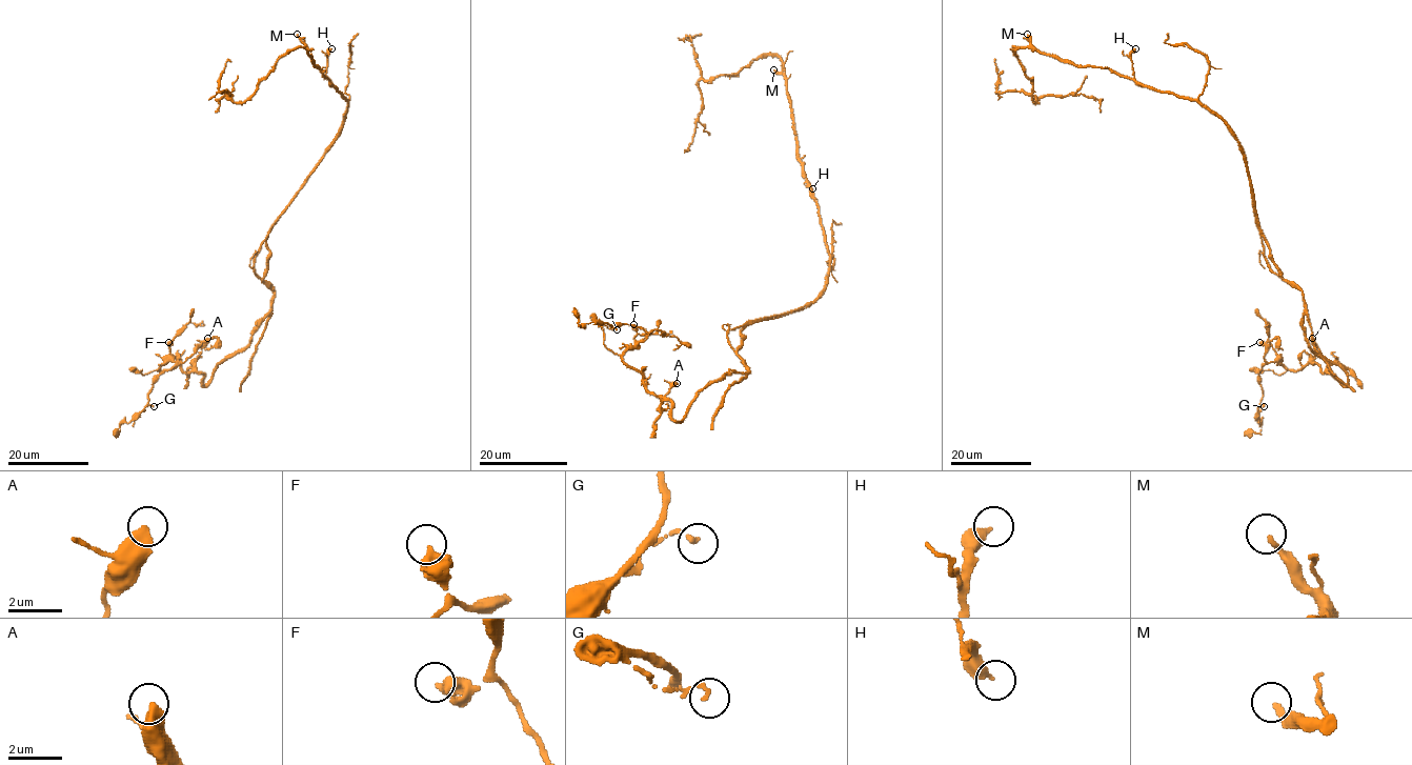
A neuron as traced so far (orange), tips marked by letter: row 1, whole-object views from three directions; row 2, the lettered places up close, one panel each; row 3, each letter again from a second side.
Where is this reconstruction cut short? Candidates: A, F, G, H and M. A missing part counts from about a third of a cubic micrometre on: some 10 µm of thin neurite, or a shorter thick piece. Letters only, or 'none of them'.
F, M

